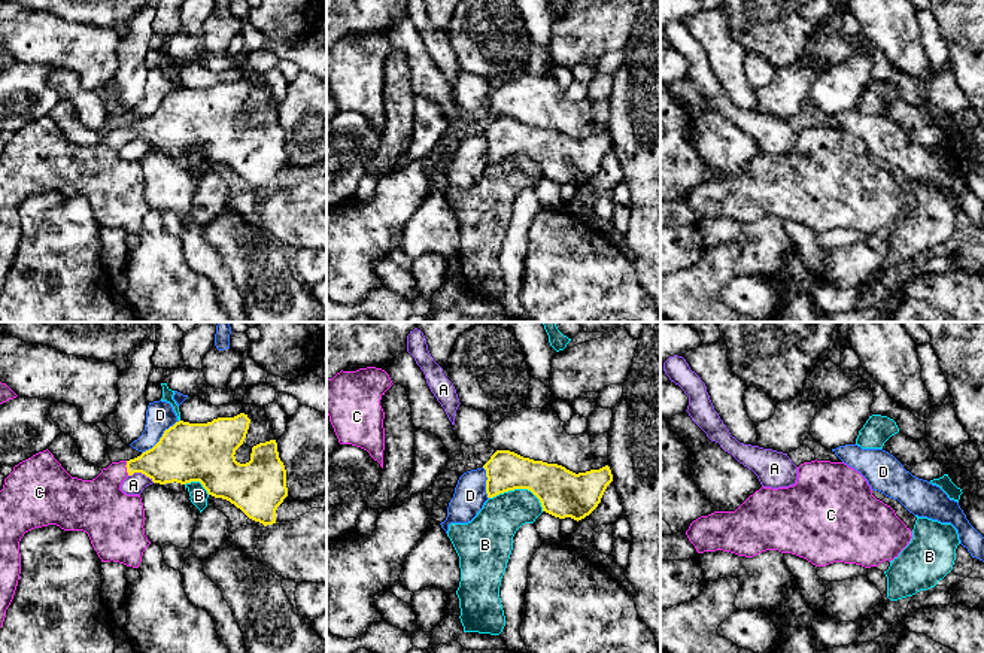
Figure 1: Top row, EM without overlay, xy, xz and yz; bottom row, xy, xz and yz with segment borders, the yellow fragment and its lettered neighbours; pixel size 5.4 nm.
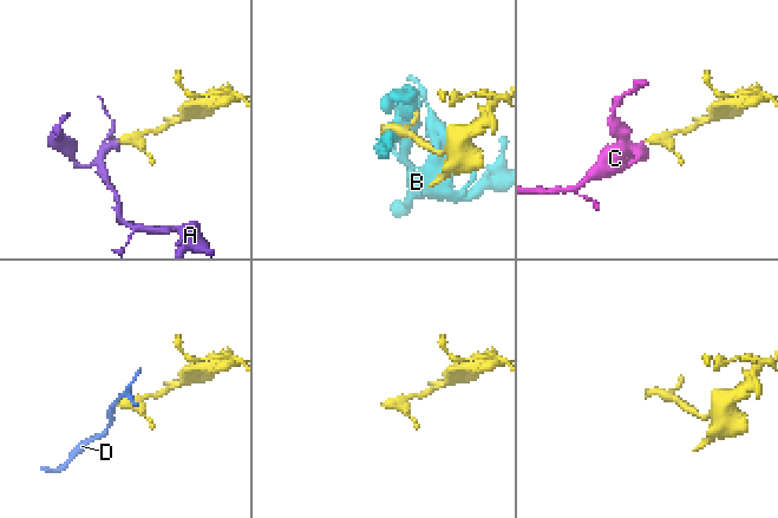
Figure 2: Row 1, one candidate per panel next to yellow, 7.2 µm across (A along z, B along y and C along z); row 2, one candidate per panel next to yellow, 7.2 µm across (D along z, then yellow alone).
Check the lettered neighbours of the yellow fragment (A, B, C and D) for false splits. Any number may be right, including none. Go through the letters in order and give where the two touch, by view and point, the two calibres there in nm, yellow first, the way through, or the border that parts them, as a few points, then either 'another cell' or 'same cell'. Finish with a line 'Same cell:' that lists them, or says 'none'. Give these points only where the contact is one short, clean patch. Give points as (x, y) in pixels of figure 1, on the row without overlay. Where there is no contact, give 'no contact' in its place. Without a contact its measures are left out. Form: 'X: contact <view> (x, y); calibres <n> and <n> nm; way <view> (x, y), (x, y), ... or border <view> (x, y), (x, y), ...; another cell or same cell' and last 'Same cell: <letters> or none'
A: contact xy (142, 139); calibres 300 and 110 nm; border xy (128, 140), (143, 139), (154, 148); another cell
B: contact xz (519, 154); calibres 260 and 240 nm; another cell
C: contact xy (127, 134); calibres 240 and 280 nm; way xy (172, 125), (127, 134), (105, 155), (100, 172); same cell
D: contact xy (161, 103); calibres 320 and 160 nm; border xy (179, 87), (170, 91), (142, 120); another cell
Same cell: C

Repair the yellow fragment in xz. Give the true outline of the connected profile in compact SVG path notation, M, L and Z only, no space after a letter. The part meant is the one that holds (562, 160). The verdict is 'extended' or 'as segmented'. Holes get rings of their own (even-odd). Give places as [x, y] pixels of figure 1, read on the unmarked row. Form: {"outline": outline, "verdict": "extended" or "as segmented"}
{"outline": "M496 116L483 134L488 164L528 155L540 165L543 177L577 188L598 173L613 148L608 131L575 140L562 131L534 127L510 116Z", "verdict": "as segmented"}

